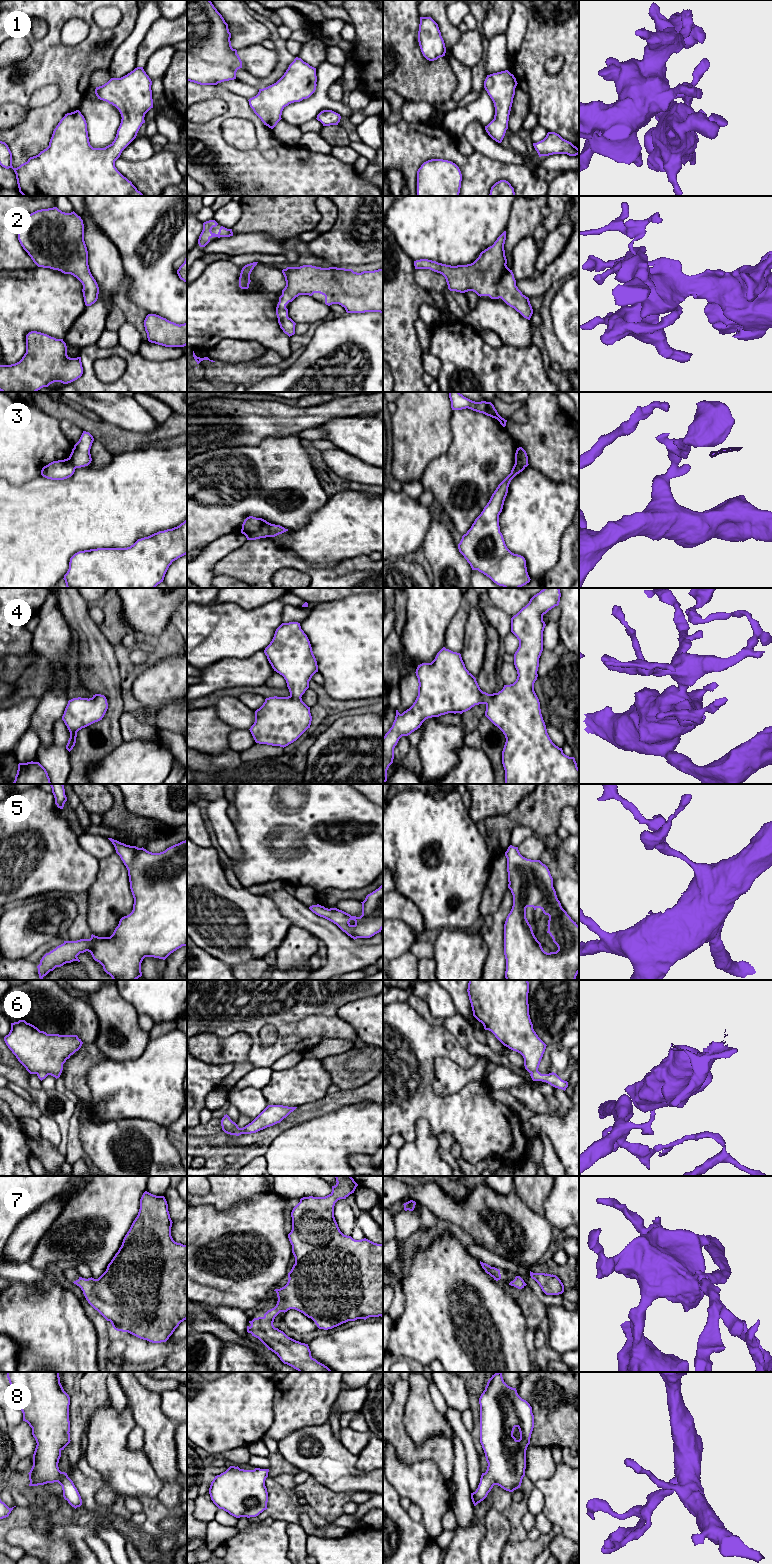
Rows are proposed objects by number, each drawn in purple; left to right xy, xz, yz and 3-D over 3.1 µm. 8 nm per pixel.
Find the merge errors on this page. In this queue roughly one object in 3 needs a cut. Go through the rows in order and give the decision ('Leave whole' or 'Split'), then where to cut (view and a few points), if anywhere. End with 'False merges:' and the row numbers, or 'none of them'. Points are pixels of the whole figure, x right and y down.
1: Leave whole. No split
2: Leave whole. No split
3: Split. Split along xz (271, 524), (267, 536)
4: Leave whole. No split
5: Leave whole. No split
6: Split. Split along xy (36, 1073), (45, 1071), (48, 1074)
7: Leave whole. No split
8: Leave whole. No split
False merges: 3, 6

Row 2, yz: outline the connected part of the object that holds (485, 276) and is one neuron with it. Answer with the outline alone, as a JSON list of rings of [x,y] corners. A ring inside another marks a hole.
[[[506,231],[471,264],[451,266],[420,259],[414,261],[414,266],[415,269],[430,269],[442,274],[450,291],[473,291],[480,297],[501,298],[524,318],[530,320],[533,309],[529,298],[518,289],[512,270],[506,265],[505,240]]]

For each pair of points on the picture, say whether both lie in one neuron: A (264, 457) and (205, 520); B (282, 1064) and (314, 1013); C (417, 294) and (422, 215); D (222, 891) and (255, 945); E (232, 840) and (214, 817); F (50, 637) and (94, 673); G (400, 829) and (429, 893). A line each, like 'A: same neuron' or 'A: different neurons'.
A: same neuron
B: different neurons
C: different neurons
D: same neuron
E: same neuron
F: different neurons
G: same neuron

